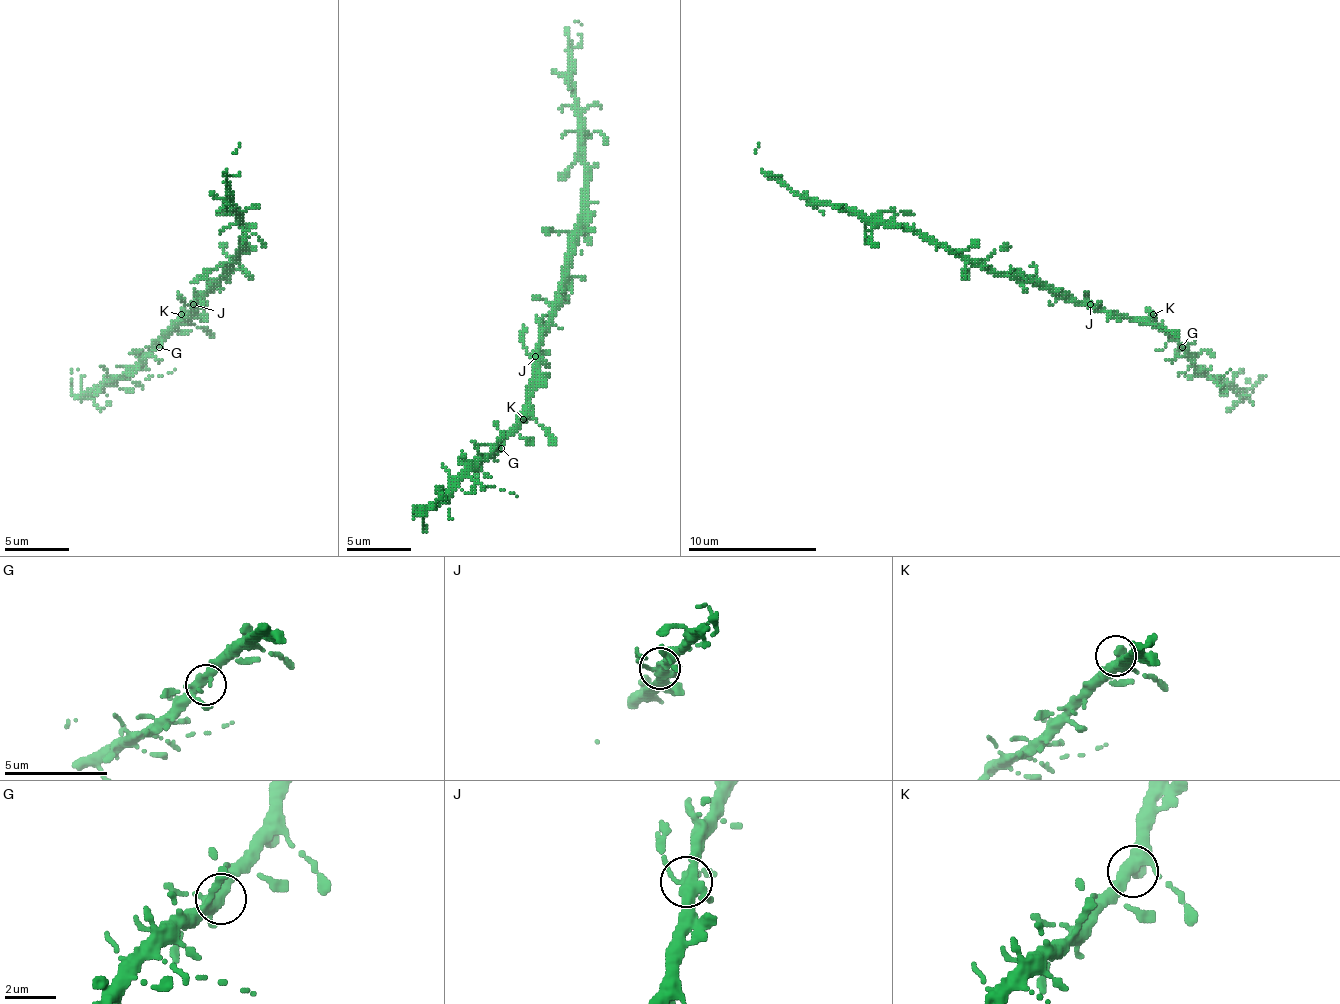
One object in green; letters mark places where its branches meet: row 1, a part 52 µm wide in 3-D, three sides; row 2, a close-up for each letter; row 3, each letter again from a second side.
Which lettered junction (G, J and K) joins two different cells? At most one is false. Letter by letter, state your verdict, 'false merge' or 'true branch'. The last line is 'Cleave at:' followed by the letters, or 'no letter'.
G: true branch
J: true branch
K: true branch
Cleave at: no letter

